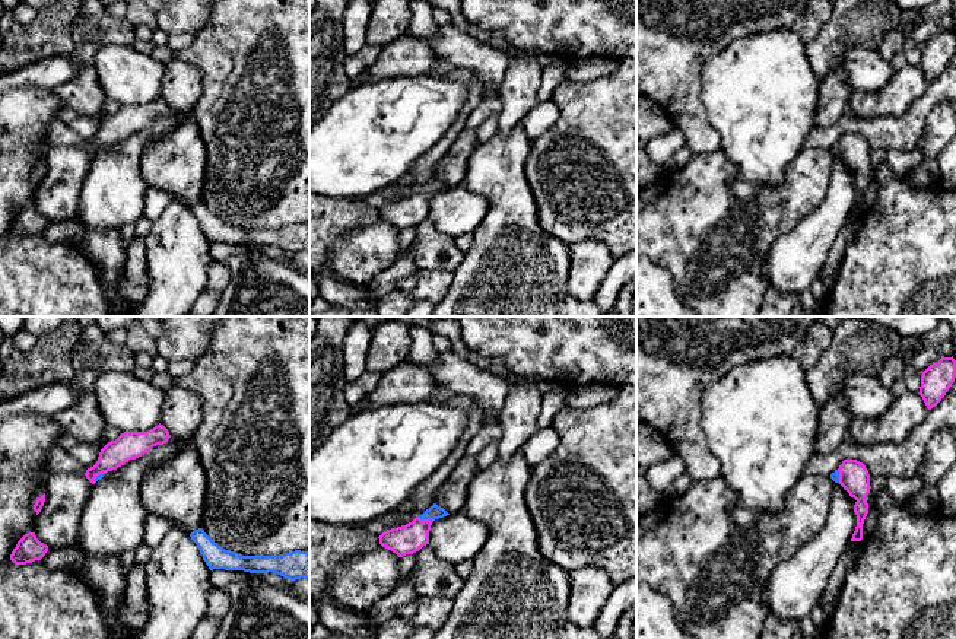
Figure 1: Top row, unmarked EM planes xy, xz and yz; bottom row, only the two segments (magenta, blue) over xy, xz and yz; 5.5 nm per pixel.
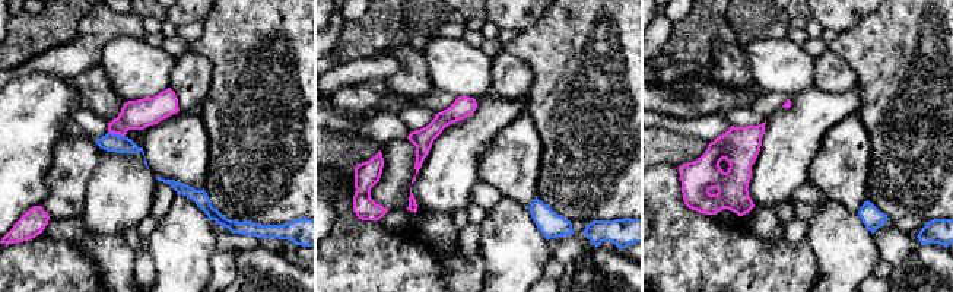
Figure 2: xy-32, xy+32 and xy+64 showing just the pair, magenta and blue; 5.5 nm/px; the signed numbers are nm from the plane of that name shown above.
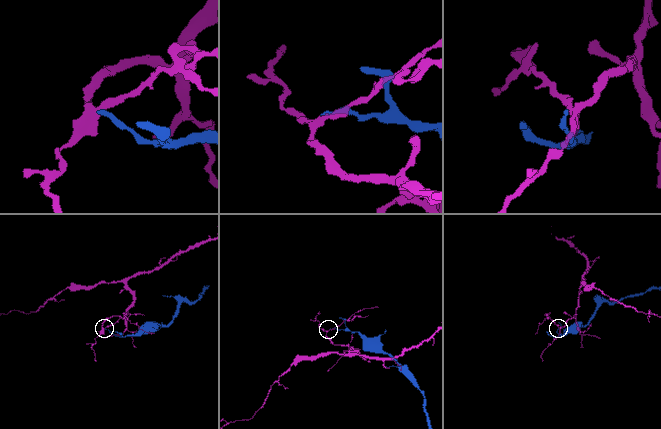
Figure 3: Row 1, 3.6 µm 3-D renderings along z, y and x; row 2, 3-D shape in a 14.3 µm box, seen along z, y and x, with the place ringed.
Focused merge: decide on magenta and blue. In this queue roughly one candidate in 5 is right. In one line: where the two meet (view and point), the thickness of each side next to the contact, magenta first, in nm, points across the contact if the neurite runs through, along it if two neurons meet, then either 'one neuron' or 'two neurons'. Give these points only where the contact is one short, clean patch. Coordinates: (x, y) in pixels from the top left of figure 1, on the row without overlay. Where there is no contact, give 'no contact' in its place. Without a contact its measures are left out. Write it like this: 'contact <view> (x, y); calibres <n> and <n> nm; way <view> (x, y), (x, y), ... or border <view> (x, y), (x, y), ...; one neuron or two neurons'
contact xz (426, 193); calibres 160 and 80 nm; border xz (419, 190), (434, 193); two neurons

